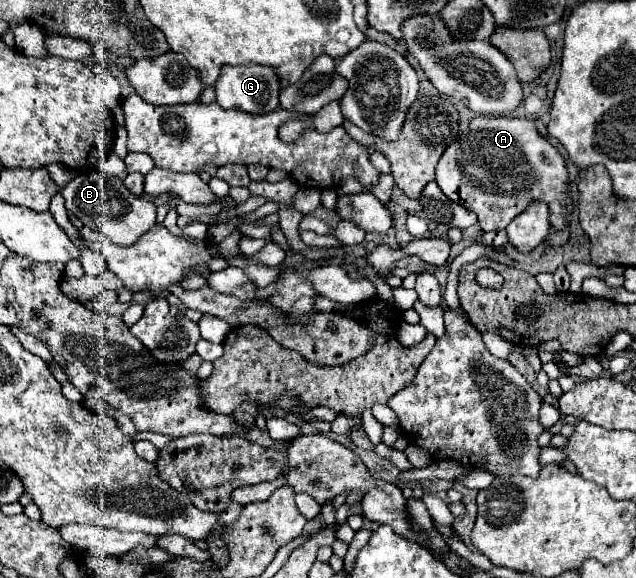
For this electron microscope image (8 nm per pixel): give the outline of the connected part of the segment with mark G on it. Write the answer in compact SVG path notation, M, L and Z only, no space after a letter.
M246 64L246 66L222 66L218 82L214 84L216 102L220 108L242 110L248 114L266 114L278 108L278 92L280 92L280 78L274 68L260 66L260 64Z

